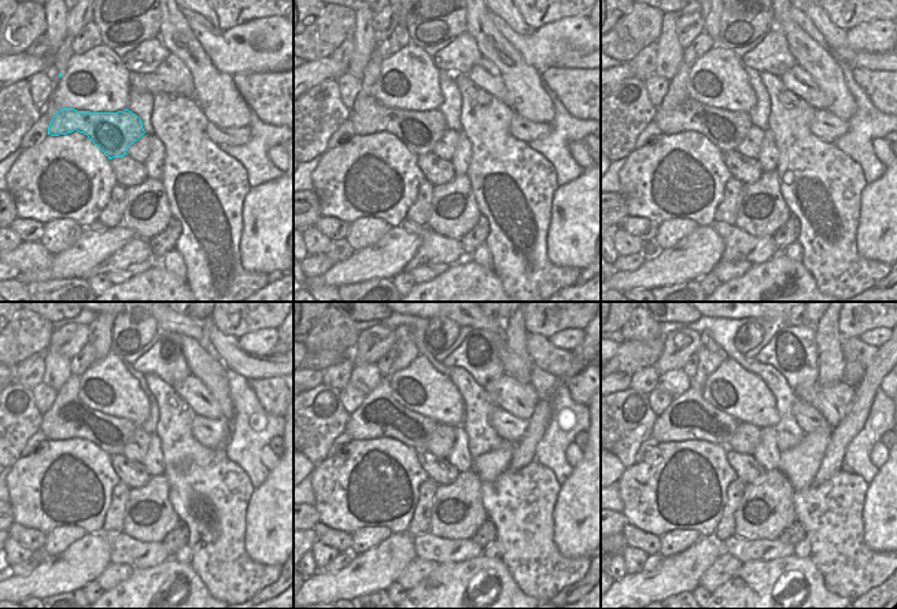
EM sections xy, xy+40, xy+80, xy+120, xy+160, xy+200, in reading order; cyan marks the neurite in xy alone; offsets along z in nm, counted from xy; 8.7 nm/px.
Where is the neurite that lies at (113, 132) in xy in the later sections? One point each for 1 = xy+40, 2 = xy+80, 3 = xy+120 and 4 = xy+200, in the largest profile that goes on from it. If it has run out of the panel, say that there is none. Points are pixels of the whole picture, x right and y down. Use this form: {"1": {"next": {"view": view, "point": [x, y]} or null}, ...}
{"1": {"next": {"view": "xy+40", "point": [420, 130]}}, "2": {"next": {"view": "xy+80", "point": [678, 111]}}, "3": {"next": {"view": "xy+120", "point": [67, 417]}}, "4": {"next": {"view": "xy+200", "point": [689, 417]}}}

